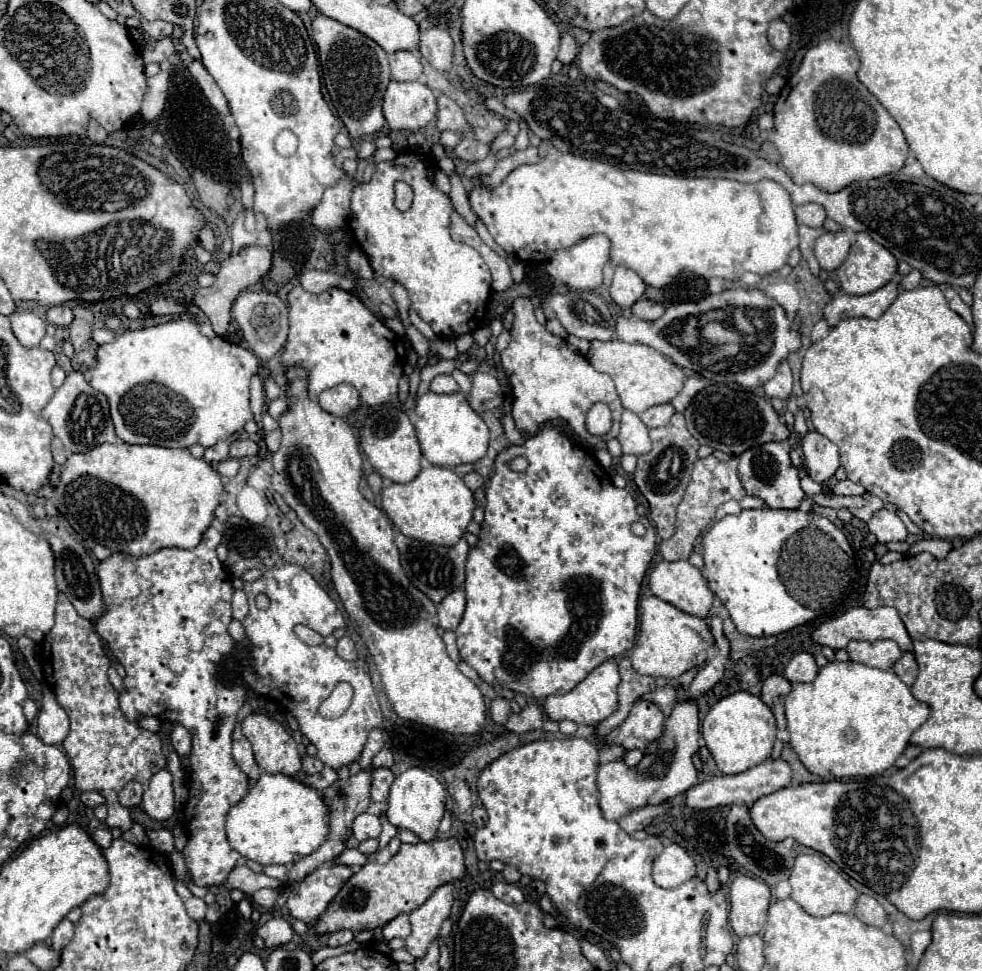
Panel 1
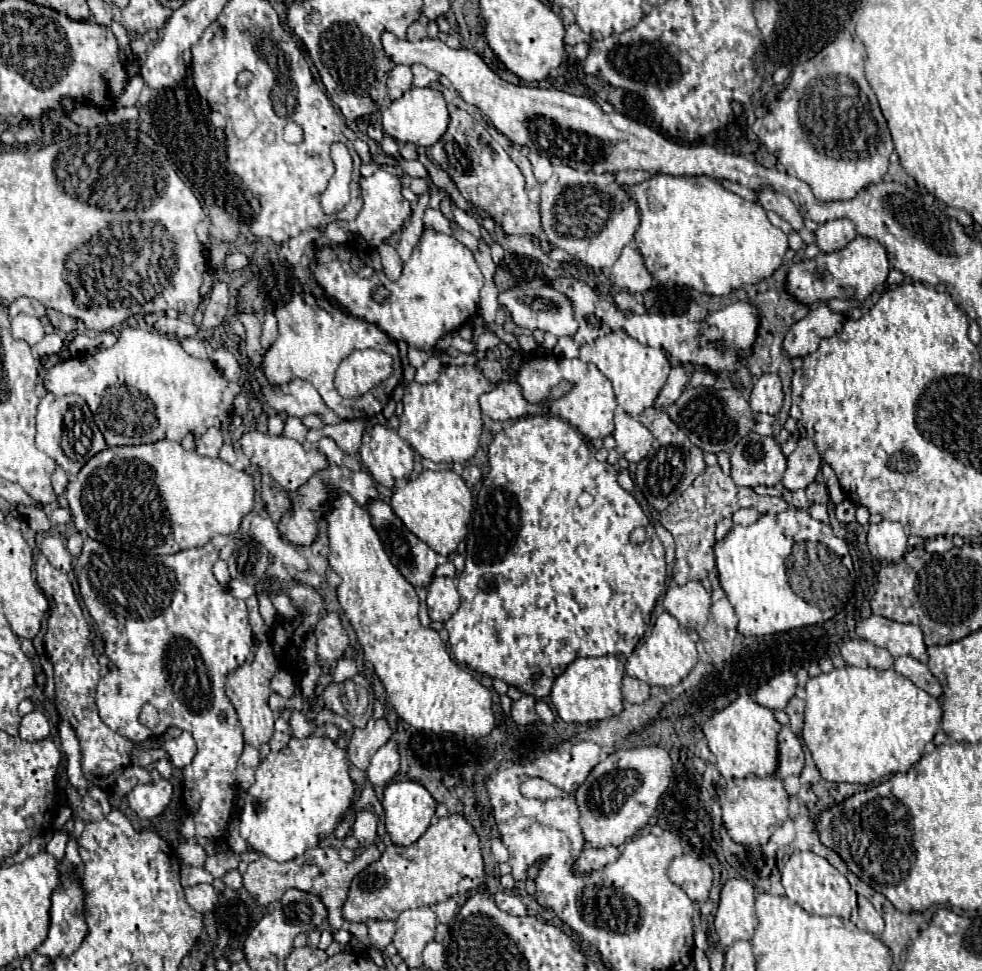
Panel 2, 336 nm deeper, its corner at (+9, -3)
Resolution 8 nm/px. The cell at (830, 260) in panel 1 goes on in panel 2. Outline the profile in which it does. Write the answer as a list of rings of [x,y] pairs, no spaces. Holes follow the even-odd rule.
[[[846,218],[824,222],[816,230],[816,244],[820,246],[822,252],[836,252],[844,248],[848,242],[852,242],[854,238],[856,238],[854,224]]]

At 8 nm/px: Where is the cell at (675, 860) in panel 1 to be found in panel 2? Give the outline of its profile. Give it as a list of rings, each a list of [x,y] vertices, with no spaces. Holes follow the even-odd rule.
[[[684,854],[672,860],[668,868],[668,876],[674,884],[678,884],[688,894],[690,900],[694,902],[708,900],[714,874],[712,874],[710,864],[706,864],[702,858]]]

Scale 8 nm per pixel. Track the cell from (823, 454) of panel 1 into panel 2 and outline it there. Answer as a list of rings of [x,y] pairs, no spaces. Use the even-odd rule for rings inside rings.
[[[802,438],[798,442],[798,448],[788,456],[788,468],[782,478],[782,486],[790,492],[806,488],[810,482],[814,482],[818,470],[820,470],[822,458],[810,438]]]

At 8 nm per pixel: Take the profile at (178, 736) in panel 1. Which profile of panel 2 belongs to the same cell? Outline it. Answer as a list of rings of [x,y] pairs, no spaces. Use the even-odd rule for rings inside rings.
[[[182,732],[180,738],[174,738],[174,740],[168,740],[164,744],[166,752],[170,754],[170,760],[176,768],[184,768],[192,762],[194,754],[196,754],[196,744],[194,744],[194,738],[190,736],[190,732]]]

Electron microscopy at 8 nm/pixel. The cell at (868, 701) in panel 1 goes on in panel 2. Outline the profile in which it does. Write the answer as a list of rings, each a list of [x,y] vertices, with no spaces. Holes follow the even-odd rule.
[[[836,668],[830,674],[810,678],[806,684],[806,712],[802,738],[810,748],[814,762],[824,780],[872,784],[884,776],[896,772],[908,772],[924,752],[924,746],[932,742],[942,722],[942,704],[922,688],[914,686],[908,678],[896,670],[876,668]]]

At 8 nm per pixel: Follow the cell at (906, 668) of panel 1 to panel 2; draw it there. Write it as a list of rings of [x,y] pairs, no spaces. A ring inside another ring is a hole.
[[[900,656],[894,662],[894,670],[902,676],[906,676],[908,680],[912,680],[918,688],[926,690],[928,694],[942,698],[942,686],[938,684],[938,680],[934,678],[934,674],[928,670],[926,664],[914,660],[912,656]]]

